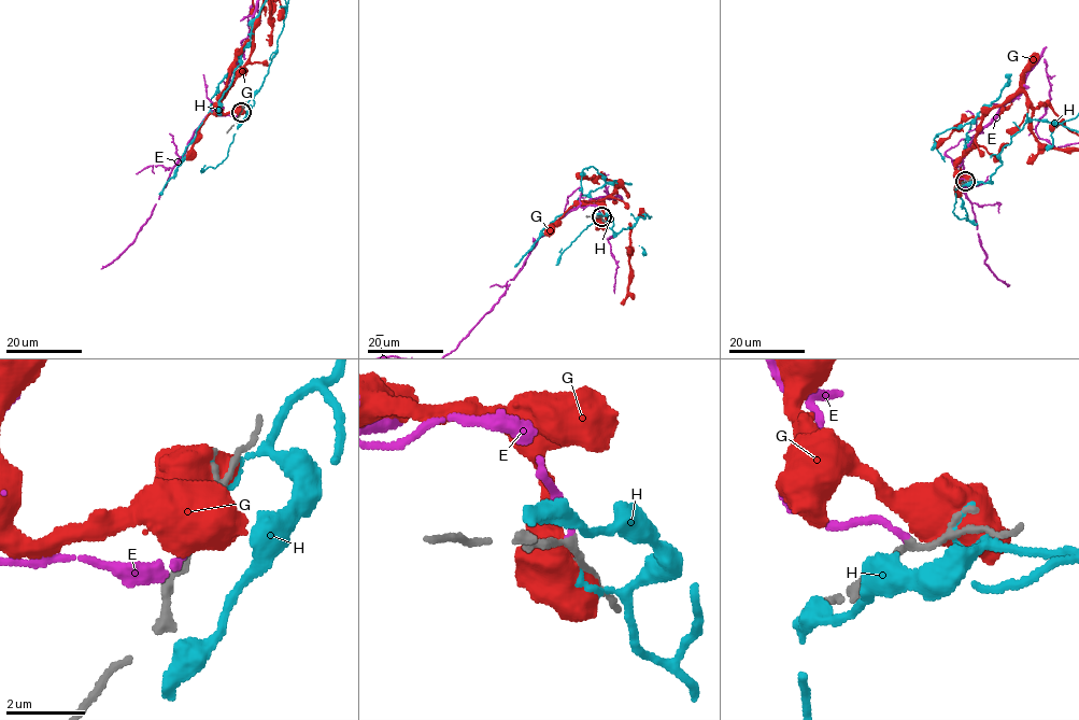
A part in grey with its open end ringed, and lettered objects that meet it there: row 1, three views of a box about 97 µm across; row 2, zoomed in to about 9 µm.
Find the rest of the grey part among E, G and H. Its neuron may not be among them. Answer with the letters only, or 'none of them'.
E

